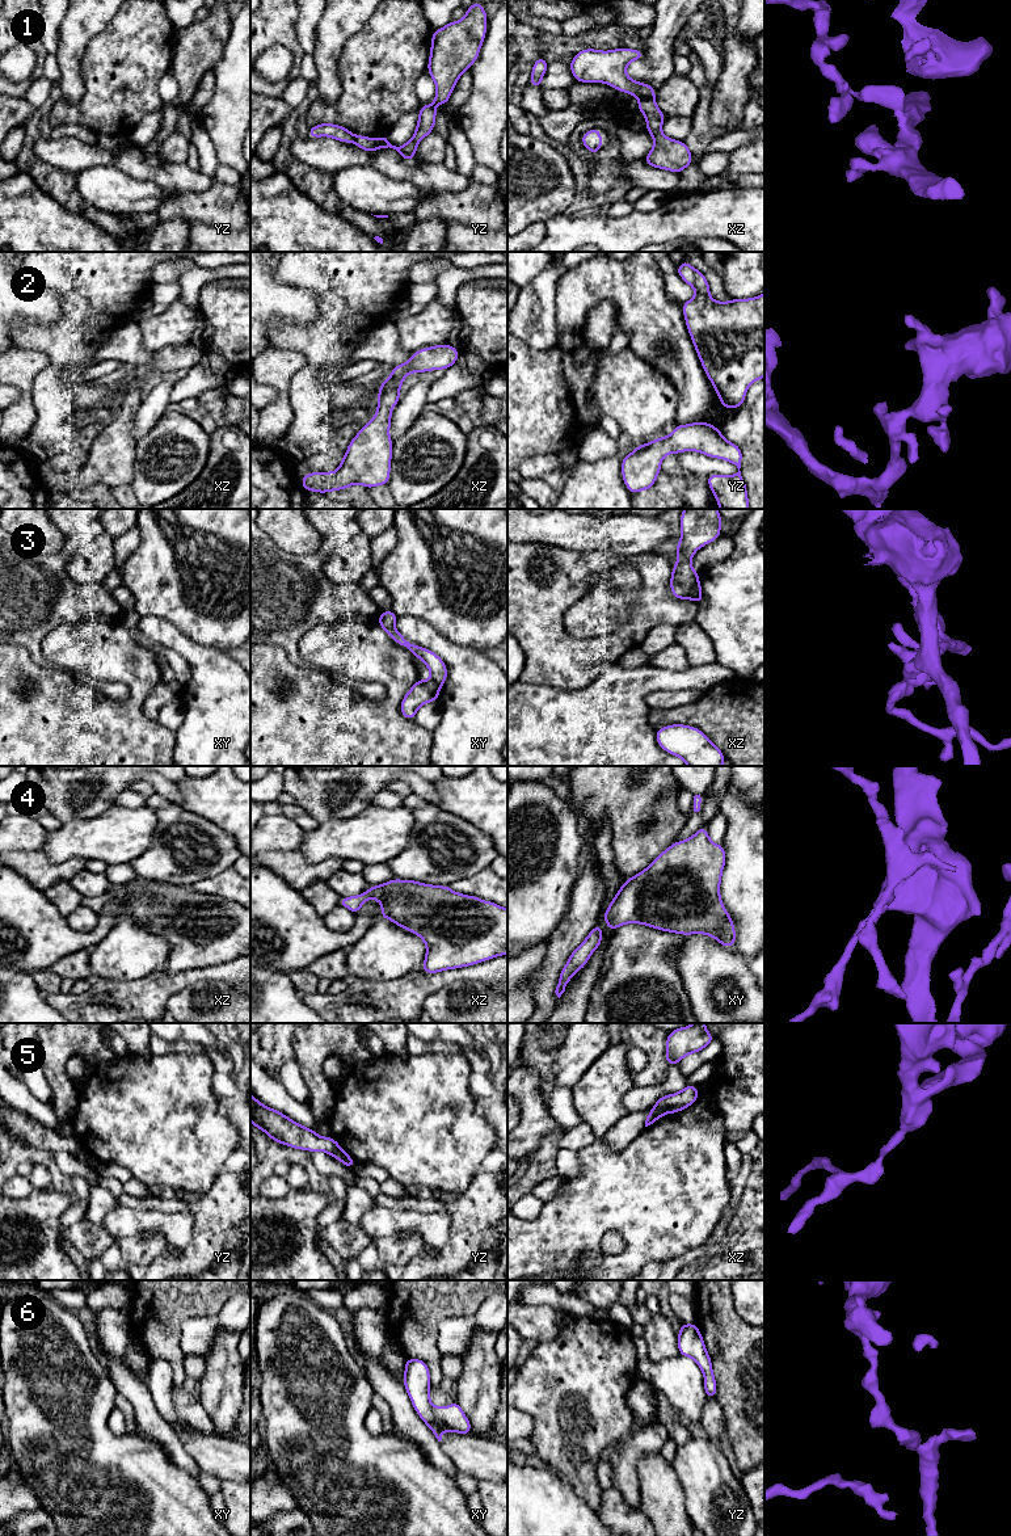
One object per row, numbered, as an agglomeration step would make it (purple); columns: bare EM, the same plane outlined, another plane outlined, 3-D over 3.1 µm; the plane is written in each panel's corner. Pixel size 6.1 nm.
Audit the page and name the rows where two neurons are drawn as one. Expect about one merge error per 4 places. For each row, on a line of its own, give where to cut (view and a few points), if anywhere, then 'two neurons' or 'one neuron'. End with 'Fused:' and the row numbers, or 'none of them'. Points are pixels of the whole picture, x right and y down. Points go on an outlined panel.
1: cut xz (653, 97), (640, 99); two neurons
2: cut none; one neuron
3: cut xz (698, 580), (693, 586), (690, 598); two neurons
4: cut none; one neuron
5: cut xz (654, 1106), (666, 1112); two neurons
6: cut none; one neuron
Fused: 1, 3, 5

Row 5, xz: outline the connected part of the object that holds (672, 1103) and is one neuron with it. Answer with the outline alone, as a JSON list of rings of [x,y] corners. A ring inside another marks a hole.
[[[687,1083],[681,1091],[658,1098],[654,1107],[664,1110],[666,1114],[675,1114],[694,1104],[699,1097],[698,1085]]]

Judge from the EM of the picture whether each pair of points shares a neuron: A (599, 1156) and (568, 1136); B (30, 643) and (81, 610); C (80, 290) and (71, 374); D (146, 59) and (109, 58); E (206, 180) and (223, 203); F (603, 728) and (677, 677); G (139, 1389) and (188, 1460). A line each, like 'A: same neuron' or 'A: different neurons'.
A: different neurons
B: same neuron
C: same neuron
D: same neuron
E: different neurons
F: same neuron
G: same neuron

